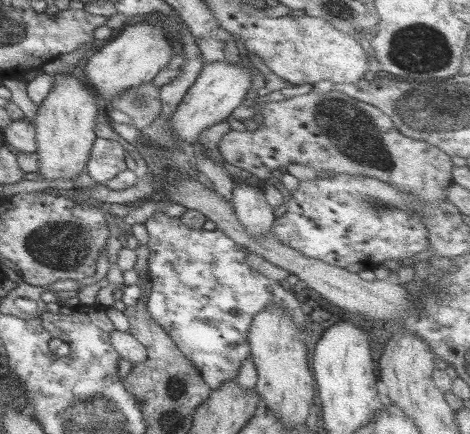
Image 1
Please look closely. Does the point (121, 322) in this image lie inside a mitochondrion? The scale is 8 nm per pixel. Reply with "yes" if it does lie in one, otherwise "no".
no

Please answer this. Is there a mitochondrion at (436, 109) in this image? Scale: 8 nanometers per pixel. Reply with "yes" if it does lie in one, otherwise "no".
yes

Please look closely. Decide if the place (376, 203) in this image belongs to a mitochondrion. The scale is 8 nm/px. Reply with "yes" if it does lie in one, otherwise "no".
yes

